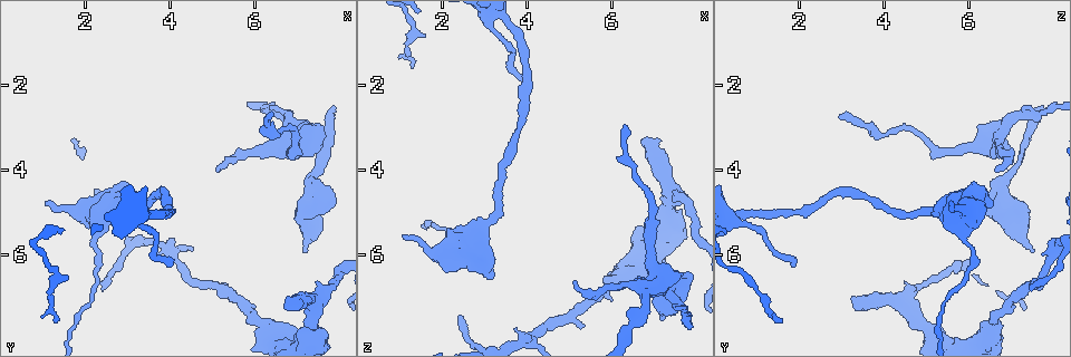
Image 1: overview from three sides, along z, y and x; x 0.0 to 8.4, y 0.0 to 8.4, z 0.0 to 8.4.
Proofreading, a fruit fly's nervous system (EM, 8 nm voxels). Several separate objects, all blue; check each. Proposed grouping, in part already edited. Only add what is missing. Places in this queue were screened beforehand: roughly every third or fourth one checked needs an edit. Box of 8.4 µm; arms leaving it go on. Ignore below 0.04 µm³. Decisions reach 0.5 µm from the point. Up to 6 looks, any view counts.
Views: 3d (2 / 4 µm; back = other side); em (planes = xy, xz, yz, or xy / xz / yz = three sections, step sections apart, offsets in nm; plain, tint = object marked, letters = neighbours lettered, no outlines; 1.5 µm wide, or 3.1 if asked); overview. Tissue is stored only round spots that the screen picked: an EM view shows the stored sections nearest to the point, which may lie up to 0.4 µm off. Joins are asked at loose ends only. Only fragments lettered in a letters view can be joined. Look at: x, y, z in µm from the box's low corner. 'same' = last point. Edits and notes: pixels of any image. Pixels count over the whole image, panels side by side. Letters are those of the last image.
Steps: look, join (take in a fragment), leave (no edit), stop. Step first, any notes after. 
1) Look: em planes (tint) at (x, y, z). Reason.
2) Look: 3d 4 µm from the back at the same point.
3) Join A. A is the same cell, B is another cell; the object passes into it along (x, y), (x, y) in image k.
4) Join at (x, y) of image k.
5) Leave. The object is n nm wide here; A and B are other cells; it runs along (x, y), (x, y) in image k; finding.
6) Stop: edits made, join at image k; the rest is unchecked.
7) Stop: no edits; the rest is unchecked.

Look: em yz step 4 (letters) at (5.15, 4.05, 6.65).

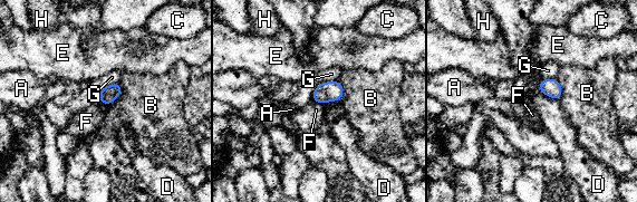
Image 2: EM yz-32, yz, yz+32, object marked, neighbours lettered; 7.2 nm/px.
Look: em planes (letters) at the same point. Cut it another way.

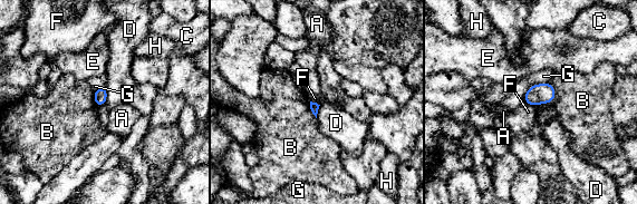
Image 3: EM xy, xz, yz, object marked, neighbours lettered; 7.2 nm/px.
Leave. The longest contact is with B, 160 nm; A, B, C, D, E, F, G and H are other cells; none of them fits.

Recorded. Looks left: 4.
Look: em planes (letters) at (7.20, 5.85, 7.55). Free end.

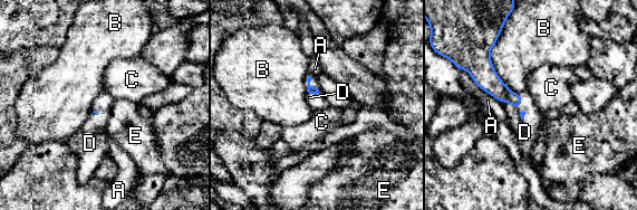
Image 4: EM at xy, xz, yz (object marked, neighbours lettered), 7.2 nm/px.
Join at (314, 82) of image 4. D is the same cell, A, B, C and E are other cells; the object passes into it along (311, 89), (307, 91), (314, 82) in image 4; the neuron continues.

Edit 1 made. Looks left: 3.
Look: overview. See it whole again.

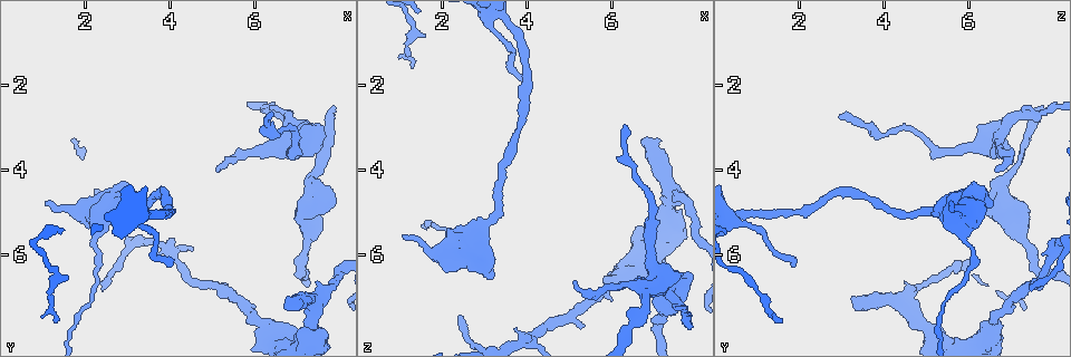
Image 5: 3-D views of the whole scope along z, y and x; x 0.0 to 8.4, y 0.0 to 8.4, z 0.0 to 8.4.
Look: em planes (plain) at (6.85, 7.05, 3.20). Stops while still wide.

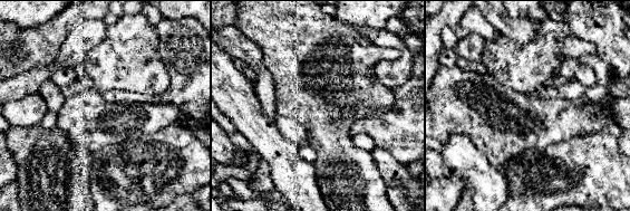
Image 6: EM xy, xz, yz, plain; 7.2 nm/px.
Look: em planes (letters) at the same point. What lies round it.

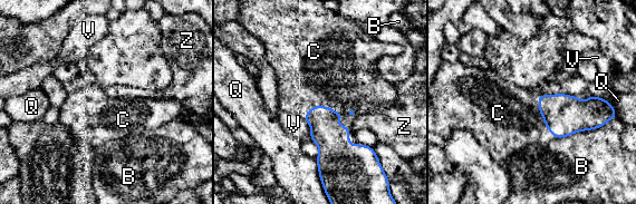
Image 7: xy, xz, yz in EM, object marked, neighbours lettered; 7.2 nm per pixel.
Join at (510, 125) of image 7. The object is 200 nm wide here; C is the same cell, B, Q, V and Z are other cells; the object passes into it along (564, 115), (543, 118), (510, 125) in image 7; it goes on there.

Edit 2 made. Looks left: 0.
Stop: edits made, join at image 4, join at image 7; the rest is unchecked.

